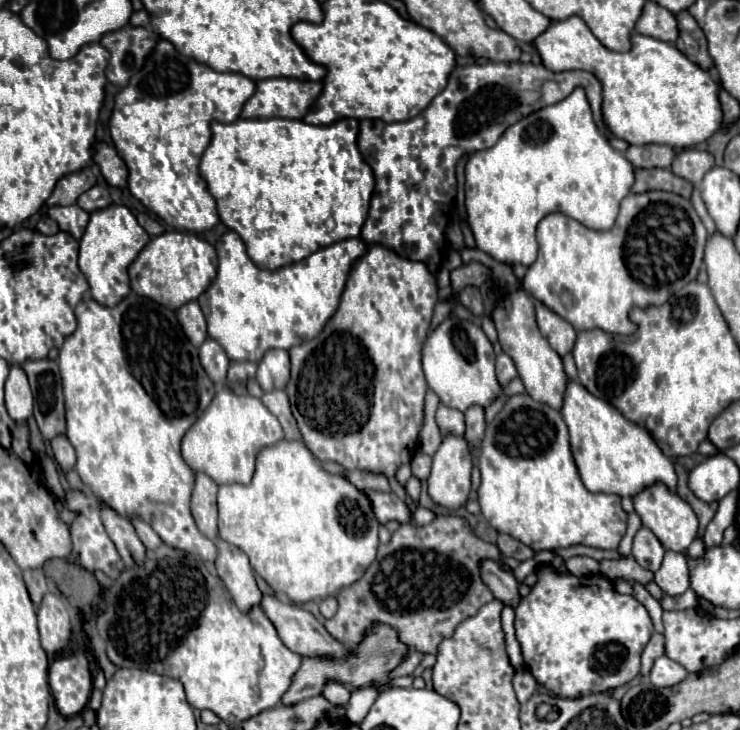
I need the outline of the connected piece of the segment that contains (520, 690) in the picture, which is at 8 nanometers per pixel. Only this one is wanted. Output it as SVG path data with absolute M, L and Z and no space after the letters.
M528 669L516 671L516 675L514 675L514 691L516 691L516 697L518 697L520 703L526 703L534 695L536 689L538 689L538 683L536 683L536 679L532 679L532 673Z

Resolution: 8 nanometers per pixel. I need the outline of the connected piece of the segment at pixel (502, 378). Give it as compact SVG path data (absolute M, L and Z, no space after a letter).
M506 353L498 355L498 357L496 357L496 377L498 377L500 385L506 387L516 375L518 375L518 373L516 373L516 367L514 367L512 359L510 359Z

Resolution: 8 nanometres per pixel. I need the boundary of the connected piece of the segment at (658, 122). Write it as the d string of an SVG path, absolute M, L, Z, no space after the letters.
M580 17L552 21L546 31L532 41L542 59L542 65L548 67L548 71L560 73L570 69L582 69L596 75L602 85L602 121L608 131L618 139L630 145L662 143L670 147L692 147L714 135L722 125L722 111L718 101L718 83L712 79L712 75L694 65L672 43L664 43L640 33L632 33L630 43L632 47L626 53L606 49Z

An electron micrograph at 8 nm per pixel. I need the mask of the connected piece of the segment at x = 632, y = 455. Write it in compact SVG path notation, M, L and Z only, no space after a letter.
M578 381L566 383L560 415L570 433L570 449L574 463L588 491L634 497L644 487L650 487L656 481L662 481L672 491L676 491L674 465L658 449L652 435L636 423L624 419L624 415L620 415L620 411L616 411L610 403L604 403L604 399L596 399Z

